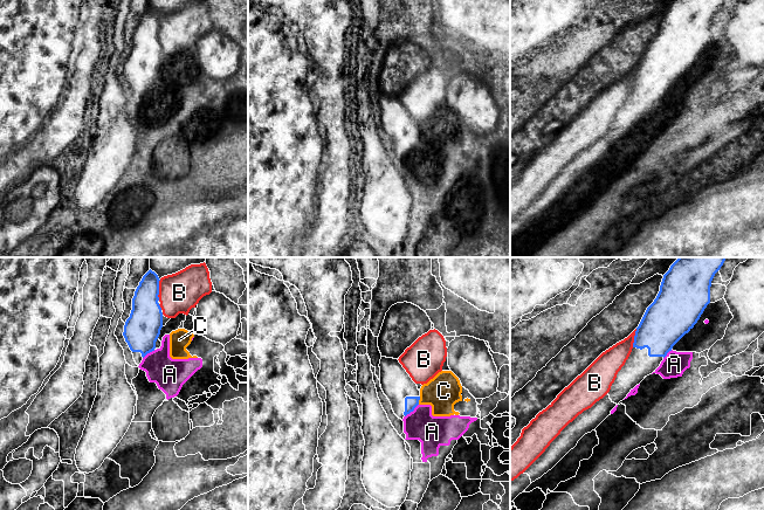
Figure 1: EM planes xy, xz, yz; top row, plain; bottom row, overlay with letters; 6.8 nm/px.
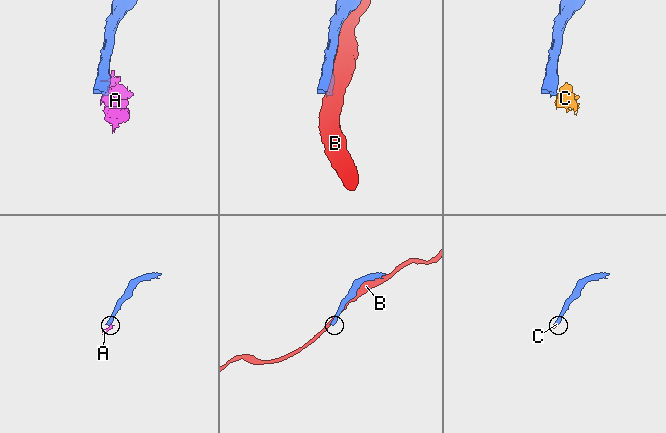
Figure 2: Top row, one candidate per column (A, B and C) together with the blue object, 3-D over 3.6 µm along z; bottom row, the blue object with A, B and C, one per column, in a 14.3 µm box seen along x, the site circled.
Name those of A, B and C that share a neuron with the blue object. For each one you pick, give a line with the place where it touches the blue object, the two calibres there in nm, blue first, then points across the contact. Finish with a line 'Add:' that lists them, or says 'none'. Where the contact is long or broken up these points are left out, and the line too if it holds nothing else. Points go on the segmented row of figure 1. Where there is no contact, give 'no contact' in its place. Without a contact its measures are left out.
Add: none

